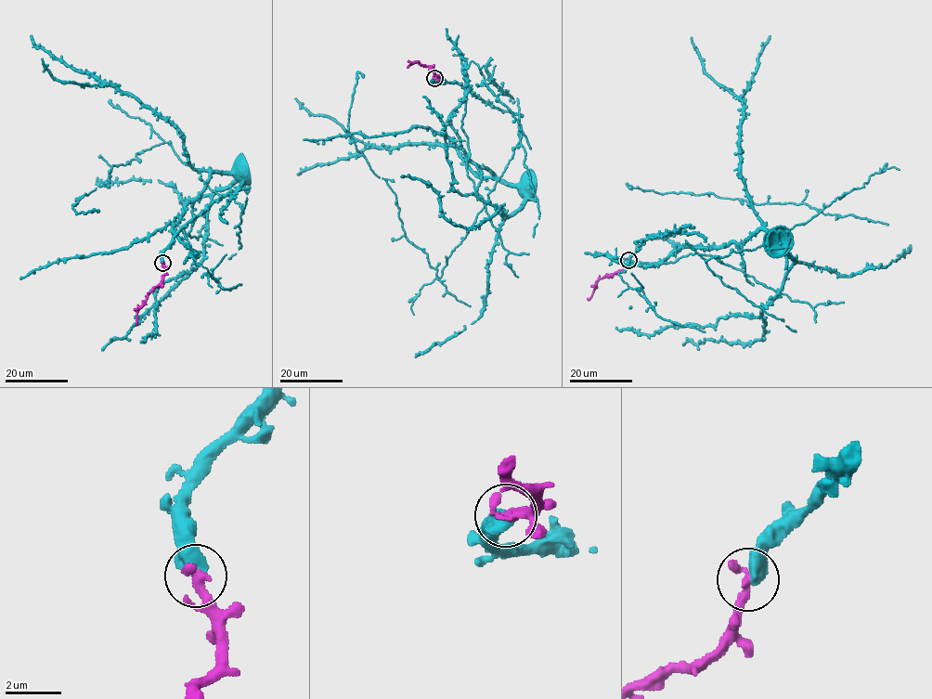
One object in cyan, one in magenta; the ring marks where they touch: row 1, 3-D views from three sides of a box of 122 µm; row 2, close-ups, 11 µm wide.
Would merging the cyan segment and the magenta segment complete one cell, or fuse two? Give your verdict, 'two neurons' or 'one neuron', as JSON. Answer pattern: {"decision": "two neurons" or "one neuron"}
{"decision": "one neuron"}

